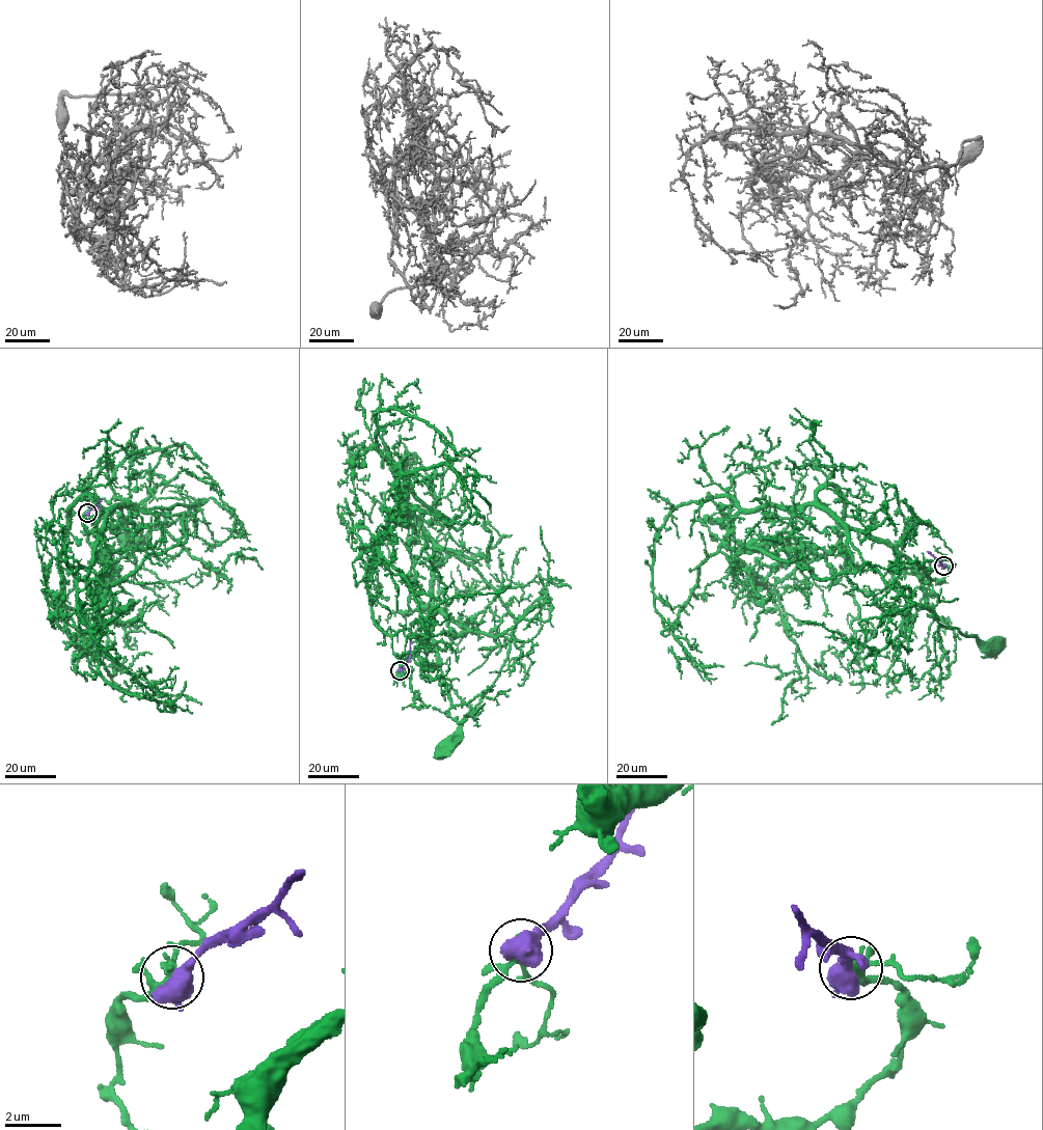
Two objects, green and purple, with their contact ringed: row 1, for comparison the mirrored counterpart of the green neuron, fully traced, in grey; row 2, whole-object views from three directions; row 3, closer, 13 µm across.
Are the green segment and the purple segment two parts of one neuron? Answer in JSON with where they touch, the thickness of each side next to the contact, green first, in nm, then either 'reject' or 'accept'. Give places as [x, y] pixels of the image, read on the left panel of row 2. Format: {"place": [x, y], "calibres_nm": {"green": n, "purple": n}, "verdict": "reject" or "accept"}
{"place": [87, 513], "calibres_nm": {"green": 240, "purple": 900}, "verdict": "reject"}

